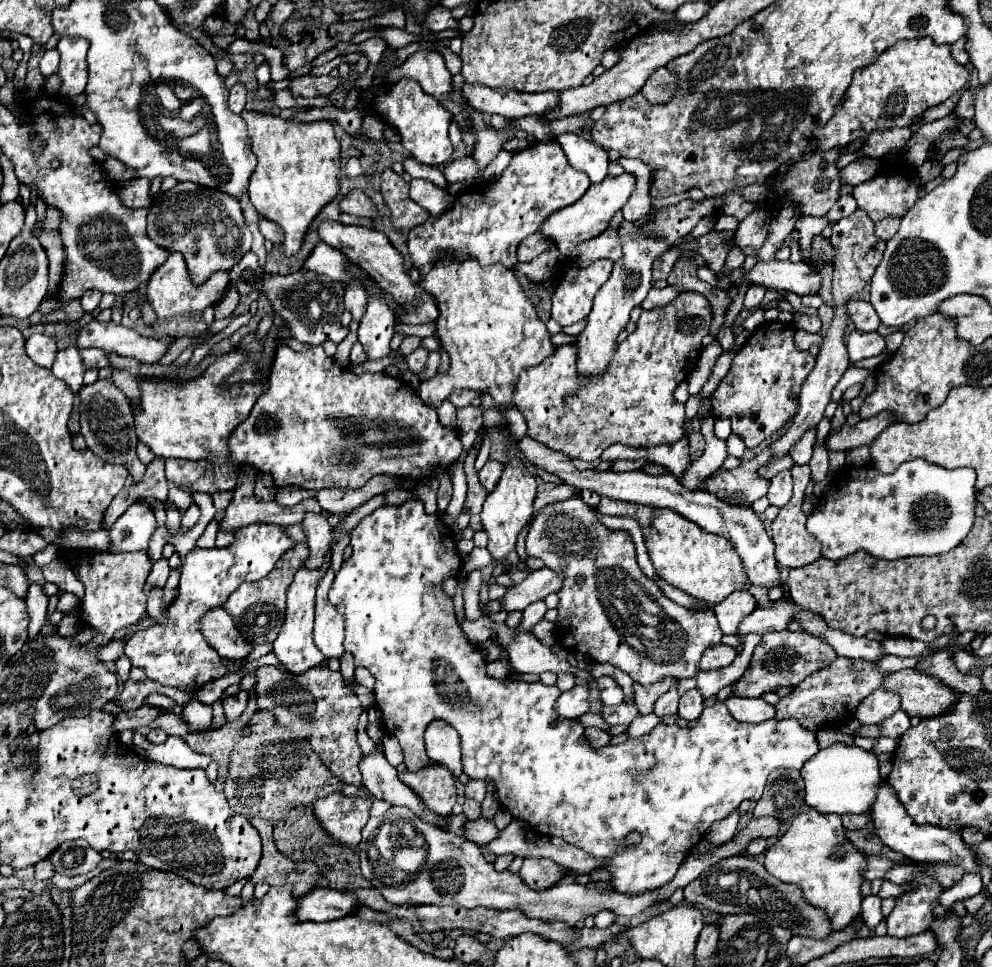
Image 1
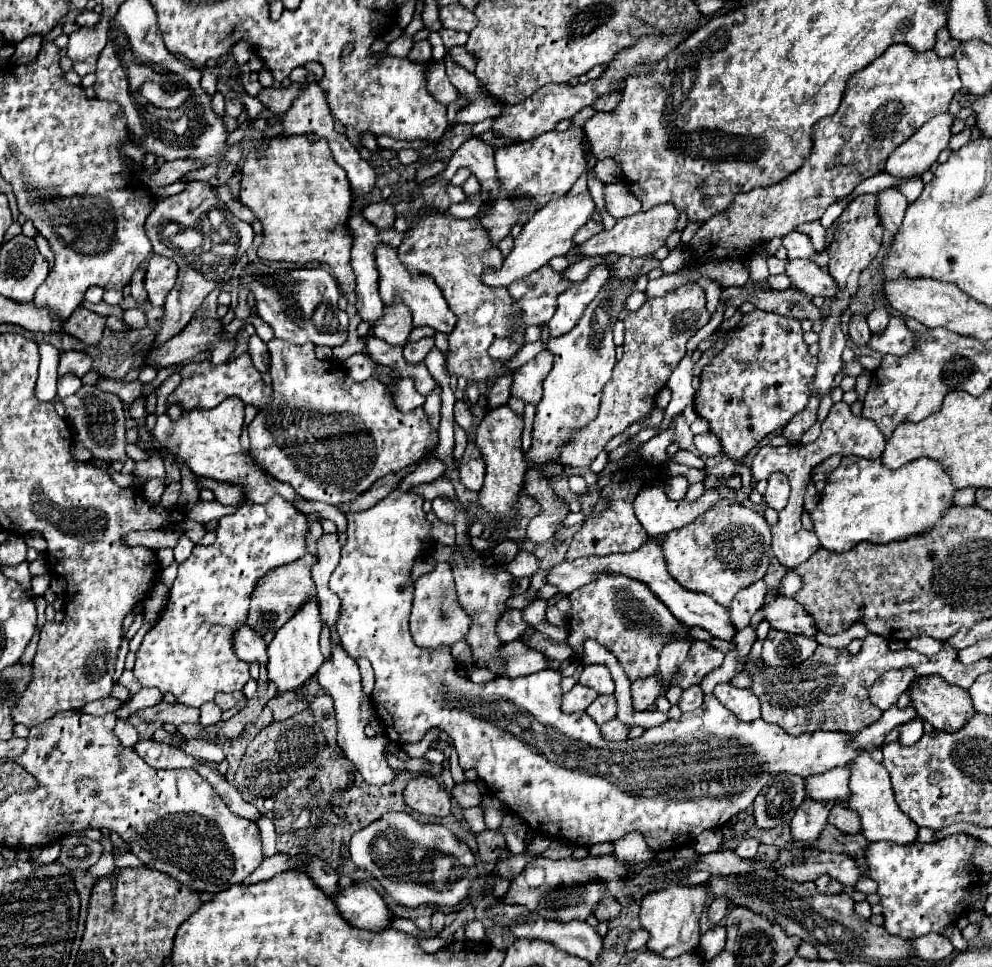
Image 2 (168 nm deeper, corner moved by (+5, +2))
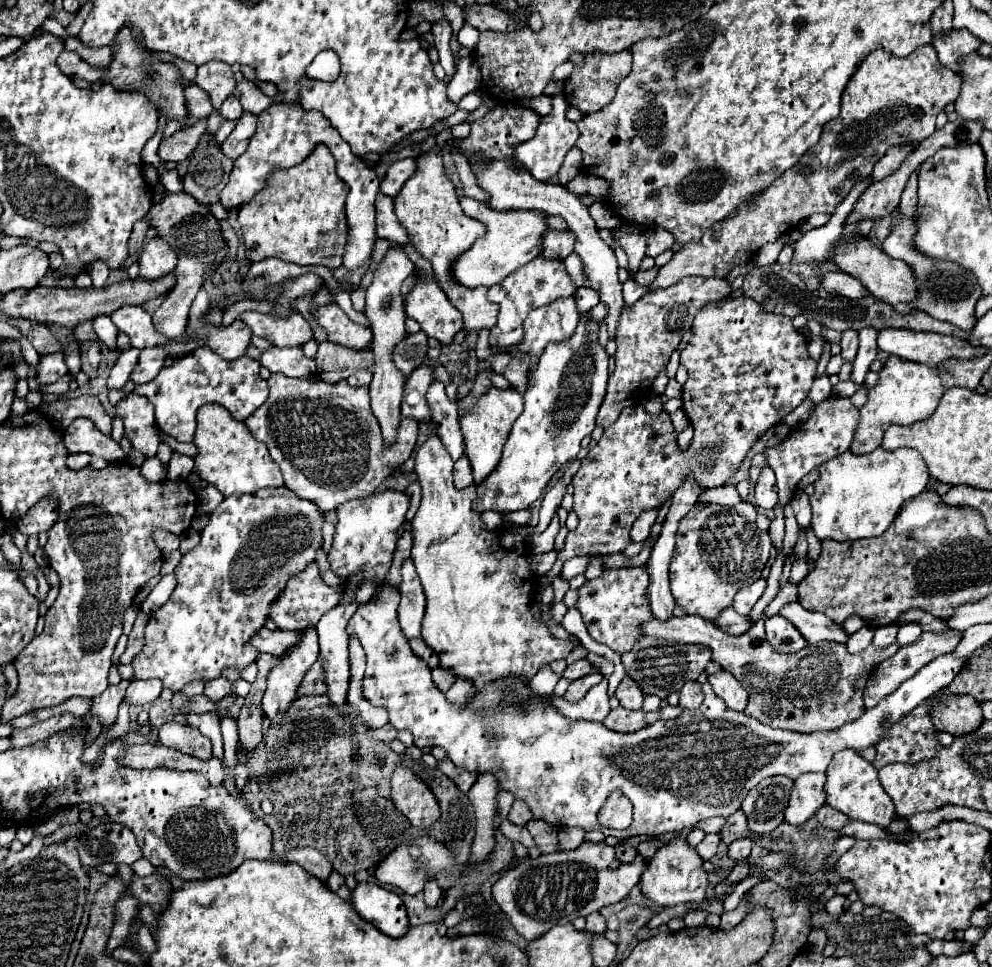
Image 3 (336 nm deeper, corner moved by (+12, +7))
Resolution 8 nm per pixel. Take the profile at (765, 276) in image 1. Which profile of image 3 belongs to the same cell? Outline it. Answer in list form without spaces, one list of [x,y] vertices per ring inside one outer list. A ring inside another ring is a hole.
[[[830,271],[822,277],[822,287],[830,293],[830,295],[844,295],[844,297],[850,297],[850,299],[864,299],[868,297],[870,293],[866,291],[866,287],[850,277],[850,275],[844,275],[840,271]]]

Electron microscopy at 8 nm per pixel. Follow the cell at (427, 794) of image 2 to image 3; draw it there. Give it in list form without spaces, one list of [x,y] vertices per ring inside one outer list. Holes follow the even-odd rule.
[[[398,767],[392,775],[392,793],[390,799],[414,827],[428,829],[440,819],[440,807],[432,799],[432,791],[420,783],[410,769]]]

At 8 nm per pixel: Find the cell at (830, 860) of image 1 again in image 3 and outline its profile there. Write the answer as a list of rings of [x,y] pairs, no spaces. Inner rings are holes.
[[[804,773],[794,781],[788,807],[784,811],[788,823],[804,823],[818,811],[820,805],[826,803],[824,779],[824,773]]]

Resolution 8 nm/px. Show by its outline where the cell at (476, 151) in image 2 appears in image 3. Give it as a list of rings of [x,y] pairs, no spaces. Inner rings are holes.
[[[472,159],[472,169],[476,171],[476,179],[478,185],[488,191],[492,195],[490,203],[496,211],[518,211],[518,209],[542,209],[548,215],[562,215],[568,229],[576,235],[576,253],[580,255],[580,259],[584,261],[584,269],[586,269],[586,279],[590,283],[592,289],[596,289],[600,293],[600,301],[608,307],[608,315],[606,315],[606,325],[608,325],[608,333],[610,339],[616,339],[616,329],[618,329],[618,319],[620,313],[624,309],[624,299],[622,299],[622,283],[618,281],[618,261],[616,255],[612,253],[612,249],[600,239],[598,229],[594,225],[594,219],[588,213],[588,207],[580,203],[580,199],[576,195],[572,195],[570,191],[566,191],[562,185],[552,185],[552,183],[542,183],[538,179],[534,179],[528,171],[524,169],[516,169],[516,167],[508,167],[508,163],[504,161],[496,161],[496,163],[480,163],[478,159]]]

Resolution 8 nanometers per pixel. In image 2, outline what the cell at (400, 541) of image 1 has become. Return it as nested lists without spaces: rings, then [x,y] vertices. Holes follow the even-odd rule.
[[[391,492],[389,496],[385,496],[381,502],[377,502],[375,506],[371,506],[369,510],[365,512],[355,512],[355,514],[347,514],[347,544],[341,548],[341,560],[339,560],[339,566],[333,570],[331,574],[331,580],[329,580],[329,590],[335,592],[339,598],[341,598],[341,614],[339,614],[339,620],[337,620],[337,632],[339,632],[339,638],[341,638],[341,646],[345,648],[345,652],[353,658],[353,660],[359,660],[359,658],[367,658],[371,664],[373,664],[373,670],[375,670],[375,688],[373,688],[373,706],[375,706],[375,712],[379,716],[379,722],[387,734],[387,738],[399,746],[403,744],[413,744],[417,742],[419,738],[423,738],[423,734],[429,730],[429,728],[441,728],[449,734],[449,738],[453,740],[453,746],[459,754],[459,764],[463,770],[477,770],[479,778],[487,782],[489,786],[489,792],[491,796],[495,796],[497,800],[501,800],[509,810],[513,810],[515,814],[519,814],[531,830],[543,834],[547,832],[549,836],[557,838],[557,840],[563,840],[563,842],[571,842],[573,846],[585,846],[589,848],[591,844],[599,844],[599,842],[613,842],[617,838],[621,838],[623,834],[627,832],[633,832],[633,830],[639,830],[649,846],[649,850],[653,852],[661,852],[661,850],[667,850],[667,848],[675,848],[675,844],[691,844],[703,830],[707,828],[721,828],[723,824],[727,824],[735,814],[739,814],[741,810],[745,810],[747,806],[753,804],[757,792],[771,780],[773,774],[779,774],[779,772],[789,772],[789,774],[797,774],[801,778],[805,776],[811,776],[811,774],[819,774],[819,772],[825,772],[825,770],[831,770],[835,766],[845,766],[847,762],[851,762],[859,750],[867,750],[871,752],[873,748],[877,746],[883,746],[885,742],[885,736],[889,730],[893,730],[895,726],[903,724],[903,722],[909,722],[915,718],[915,710],[911,710],[911,706],[907,706],[905,710],[899,710],[897,706],[889,708],[887,712],[883,712],[883,716],[871,724],[867,730],[863,730],[861,734],[855,734],[851,738],[851,742],[847,742],[847,736],[845,732],[803,732],[799,736],[791,736],[787,734],[781,726],[777,724],[769,724],[765,720],[753,720],[753,722],[741,722],[737,720],[737,716],[733,712],[729,712],[727,708],[723,708],[723,704],[719,704],[719,700],[713,696],[713,694],[707,694],[705,700],[703,700],[703,706],[691,714],[681,714],[679,720],[667,720],[665,724],[661,726],[655,726],[655,728],[647,728],[639,738],[635,740],[623,740],[623,742],[607,742],[603,740],[601,732],[599,732],[599,726],[585,714],[585,712],[575,712],[575,714],[565,714],[561,710],[561,676],[557,670],[541,670],[541,672],[535,672],[535,674],[529,674],[529,676],[523,676],[523,678],[507,678],[507,676],[497,676],[489,682],[483,682],[483,684],[473,684],[467,676],[461,676],[459,670],[457,670],[457,662],[451,654],[451,648],[443,646],[443,648],[435,648],[435,650],[429,650],[429,648],[421,648],[413,642],[413,636],[409,632],[409,612],[411,612],[411,600],[413,600],[413,582],[411,582],[411,568],[415,564],[415,560],[433,548],[433,538],[431,538],[431,524],[427,522],[425,518],[425,512],[423,512],[423,498],[415,492]]]

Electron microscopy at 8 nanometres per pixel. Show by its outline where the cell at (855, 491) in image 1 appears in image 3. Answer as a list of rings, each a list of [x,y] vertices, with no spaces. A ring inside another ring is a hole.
[[[878,447],[868,455],[852,455],[846,451],[820,467],[820,477],[810,495],[812,529],[820,541],[878,537],[890,527],[902,503],[924,491],[928,479],[926,461],[916,449],[900,447],[898,451],[886,451]]]

